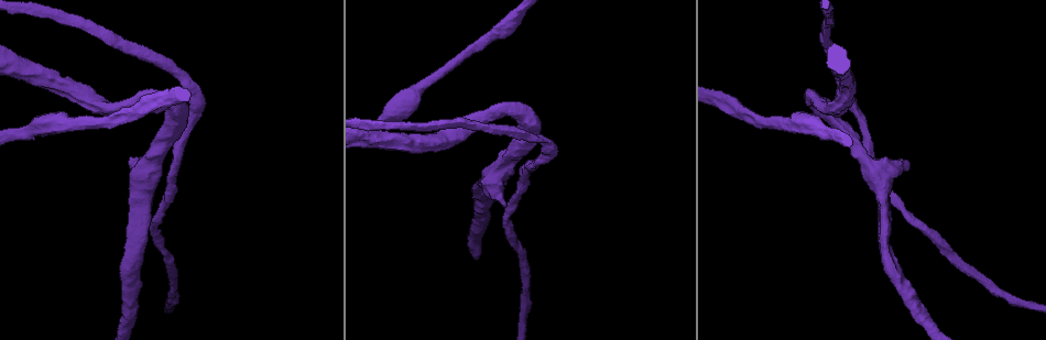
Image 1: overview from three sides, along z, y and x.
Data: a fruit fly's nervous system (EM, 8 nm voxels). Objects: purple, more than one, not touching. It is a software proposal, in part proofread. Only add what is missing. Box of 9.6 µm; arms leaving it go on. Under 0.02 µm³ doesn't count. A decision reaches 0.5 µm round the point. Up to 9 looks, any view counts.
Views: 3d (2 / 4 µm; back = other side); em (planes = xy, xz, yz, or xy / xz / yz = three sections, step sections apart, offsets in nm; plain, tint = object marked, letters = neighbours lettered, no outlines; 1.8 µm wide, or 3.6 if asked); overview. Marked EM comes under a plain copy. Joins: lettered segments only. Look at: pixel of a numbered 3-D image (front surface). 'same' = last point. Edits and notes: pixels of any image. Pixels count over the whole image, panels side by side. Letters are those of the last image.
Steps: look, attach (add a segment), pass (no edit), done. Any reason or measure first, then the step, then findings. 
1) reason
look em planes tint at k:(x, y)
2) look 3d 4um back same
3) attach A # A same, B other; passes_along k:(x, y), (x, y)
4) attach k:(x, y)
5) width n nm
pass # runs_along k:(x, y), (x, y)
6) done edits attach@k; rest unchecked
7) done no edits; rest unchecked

abrupt turn
look em xz step 8 tint at 1:(523, 112)

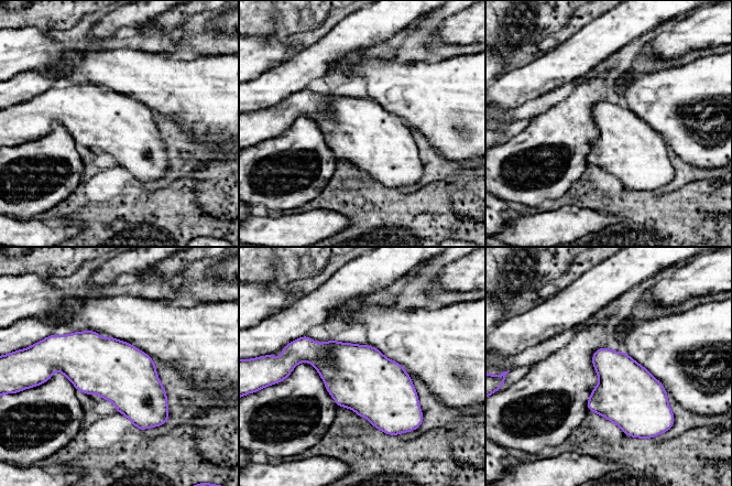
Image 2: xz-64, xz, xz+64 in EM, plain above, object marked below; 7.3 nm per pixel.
cut it another way
look em planes letters same

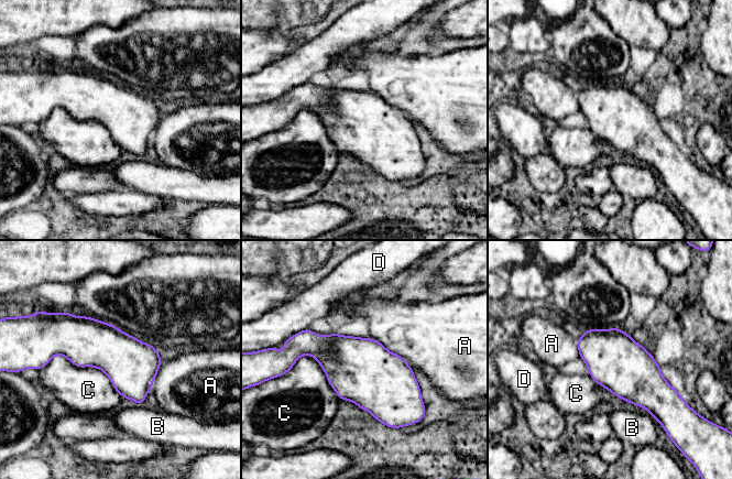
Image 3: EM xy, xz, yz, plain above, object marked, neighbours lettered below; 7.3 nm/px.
width 380 nm
pass # A other, B other, C other, D other; border 3:(42, 367), (97, 367), (122, 396); none of them fits

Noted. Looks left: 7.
calibre changes
look em planes letters at 1:(488, 40)

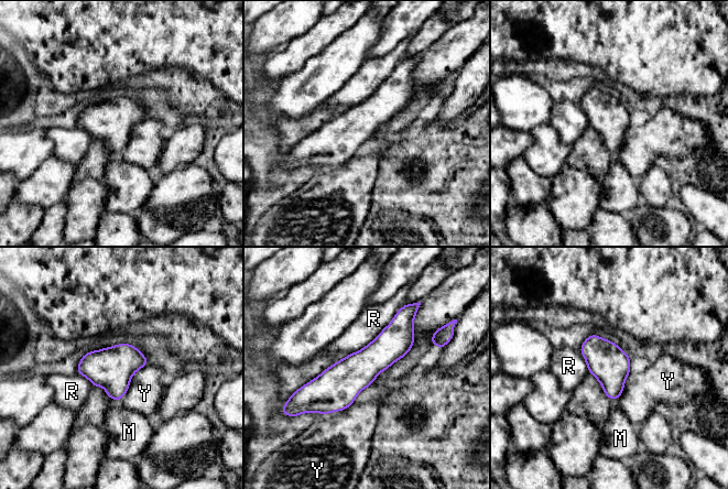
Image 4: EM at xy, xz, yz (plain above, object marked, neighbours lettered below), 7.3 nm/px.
pass # M other, R other, Y other; no lettered segment goes on from it

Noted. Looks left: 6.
branch stops here
look 3d 2um back at 1:(909, 163)

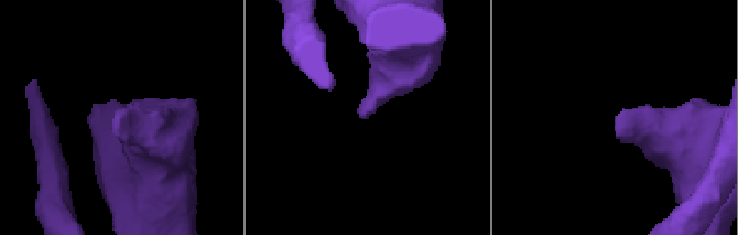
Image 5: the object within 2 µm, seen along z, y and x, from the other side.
look em planes letters at 5:(113, 118)

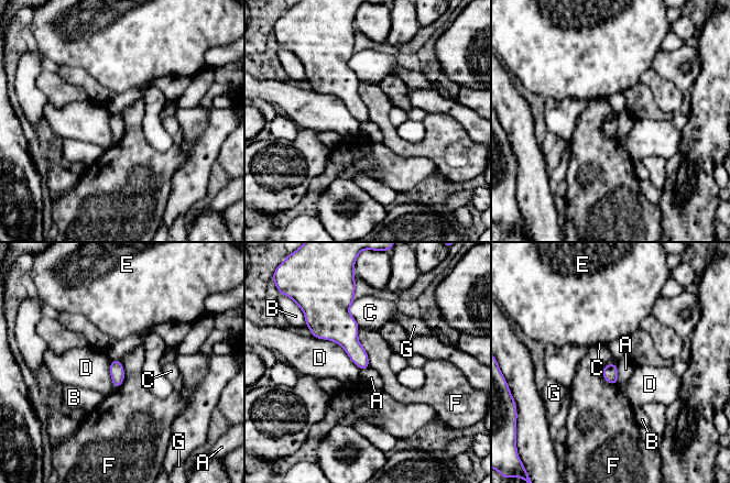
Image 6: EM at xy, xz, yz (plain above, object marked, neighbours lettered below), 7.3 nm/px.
pass # A other, B other, C other, D other, E other, F other, G other; border 6:(358, 328), (358, 341), (369, 366); none of them fits

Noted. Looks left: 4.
sudden change in width
look 3d 4um at 1:(26, 131)

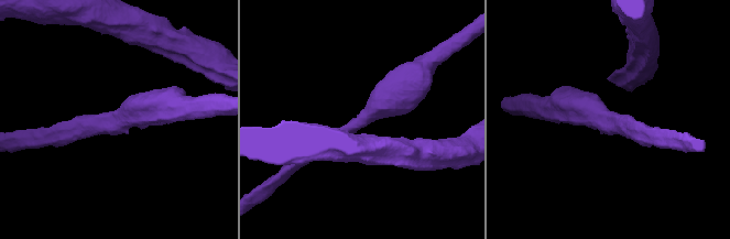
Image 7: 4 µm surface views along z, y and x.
arm_widths 220, 600 nm
look em 3.6um xy step 16 letters at 7:(364, 119)

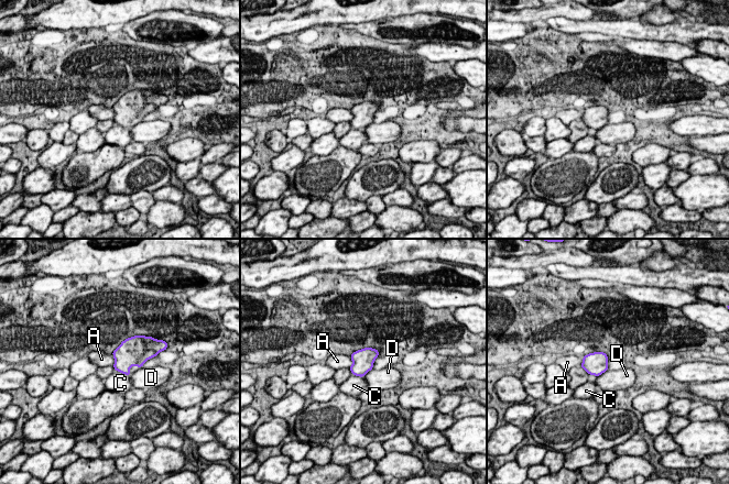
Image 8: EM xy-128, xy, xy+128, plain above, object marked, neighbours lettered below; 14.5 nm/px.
cut it another way
look em 3.6um planes letters same

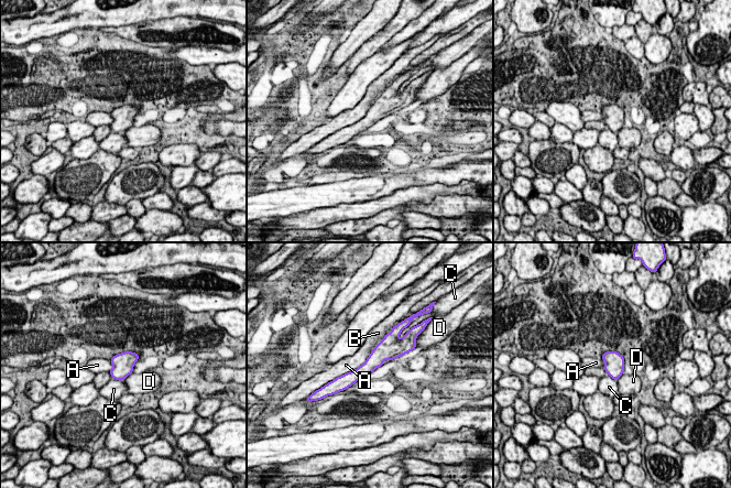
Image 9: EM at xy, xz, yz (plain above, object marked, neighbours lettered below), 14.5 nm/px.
longest_contact A 700 nm
pass # A other, B other, C other, D other; none of them fits

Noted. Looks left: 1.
done no edits; rest unchecked

